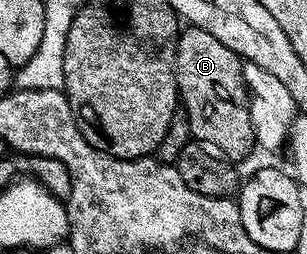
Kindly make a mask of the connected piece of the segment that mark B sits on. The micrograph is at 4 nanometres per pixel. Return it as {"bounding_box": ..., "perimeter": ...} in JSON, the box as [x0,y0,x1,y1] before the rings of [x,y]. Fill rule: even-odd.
{"bounding_box":[176,25,256,160],"perimeter":[[[189,25],[176,39],[176,88],[183,113],[188,113],[193,139],[215,148],[229,160],[244,158],[254,150],[256,137],[248,111],[242,59],[202,28]]]}

